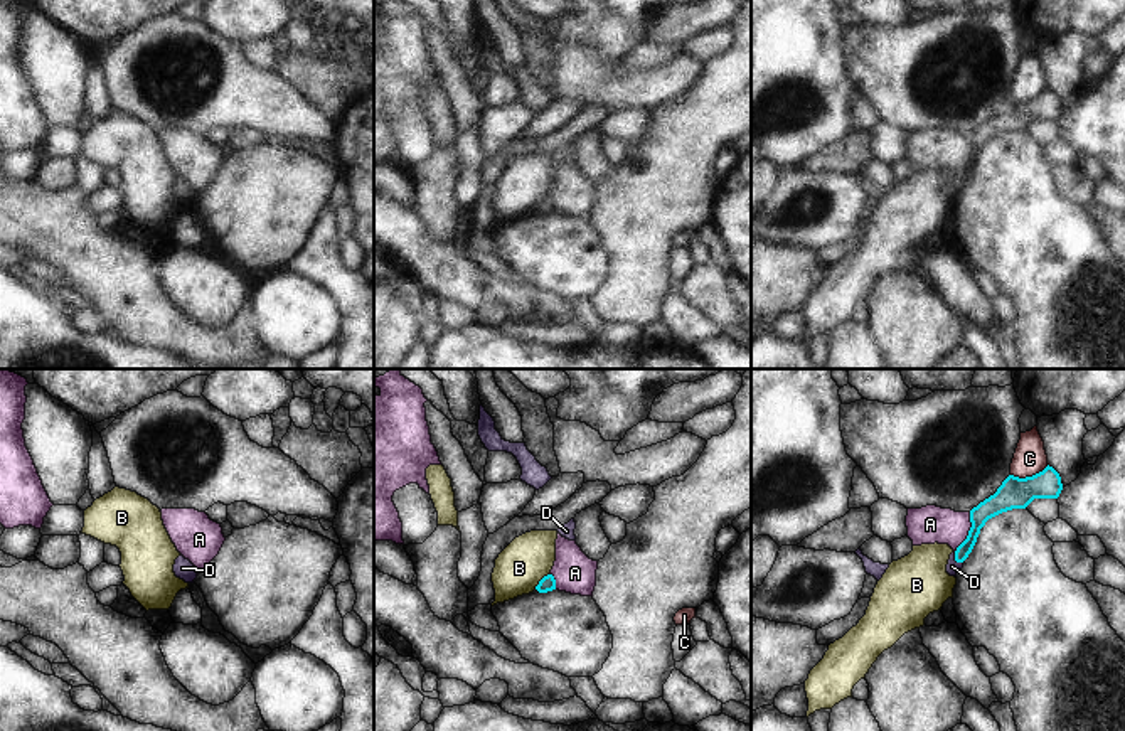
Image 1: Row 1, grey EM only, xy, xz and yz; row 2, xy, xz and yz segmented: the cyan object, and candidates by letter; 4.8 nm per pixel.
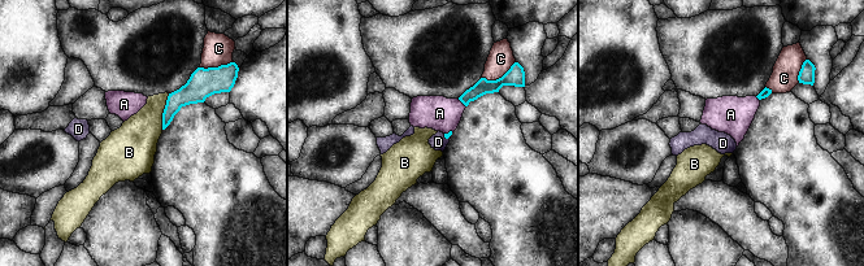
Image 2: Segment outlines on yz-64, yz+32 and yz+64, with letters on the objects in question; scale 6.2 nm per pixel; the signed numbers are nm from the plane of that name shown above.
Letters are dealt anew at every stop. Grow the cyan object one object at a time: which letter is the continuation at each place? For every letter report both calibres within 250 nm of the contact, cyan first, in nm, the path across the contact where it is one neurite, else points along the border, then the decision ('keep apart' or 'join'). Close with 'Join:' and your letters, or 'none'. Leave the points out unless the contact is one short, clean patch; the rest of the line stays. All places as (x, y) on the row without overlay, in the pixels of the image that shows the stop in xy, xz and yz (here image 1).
A: calibres 120 and 180 nm; border yz (970, 135), (969, 157), (955, 174); keep apart
B: calibres 80 and 240 nm; keep apart
C: calibres 150 and 160 nm; keep apart
D: calibres 90 and 60 nm; way yz (981, 137), (970, 164), (955, 182), (952, 189); join
Join: D

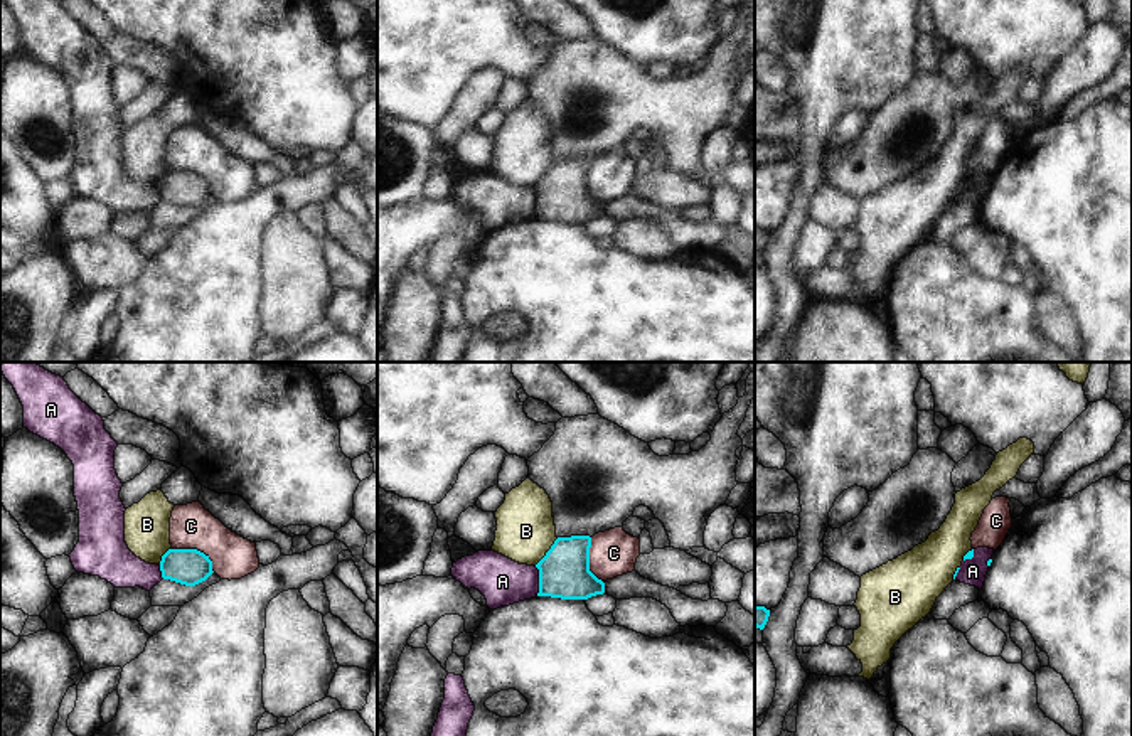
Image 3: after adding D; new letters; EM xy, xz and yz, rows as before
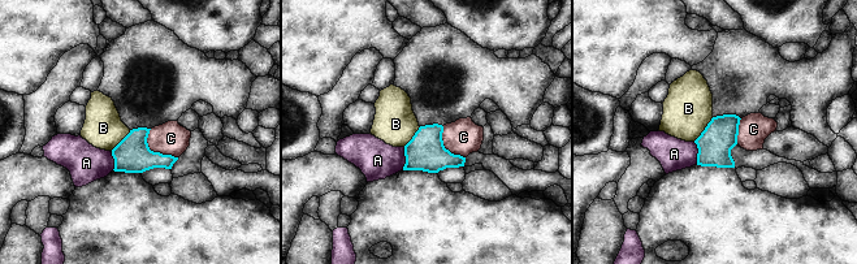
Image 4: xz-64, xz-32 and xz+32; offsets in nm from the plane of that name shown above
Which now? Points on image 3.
A: calibres 240 and 220 nm; border xz (534, 189), (538, 192), (538, 218); keep apart
B: calibres 240 and 280 nm; border xz (558, 160), (534, 187); keep apart
C: calibres 180 and 200 nm; keep apart
Join: none

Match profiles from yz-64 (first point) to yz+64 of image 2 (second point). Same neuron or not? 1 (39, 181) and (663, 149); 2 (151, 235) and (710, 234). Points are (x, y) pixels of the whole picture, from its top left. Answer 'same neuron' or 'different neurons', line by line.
1: same neuron
2: same neuron

